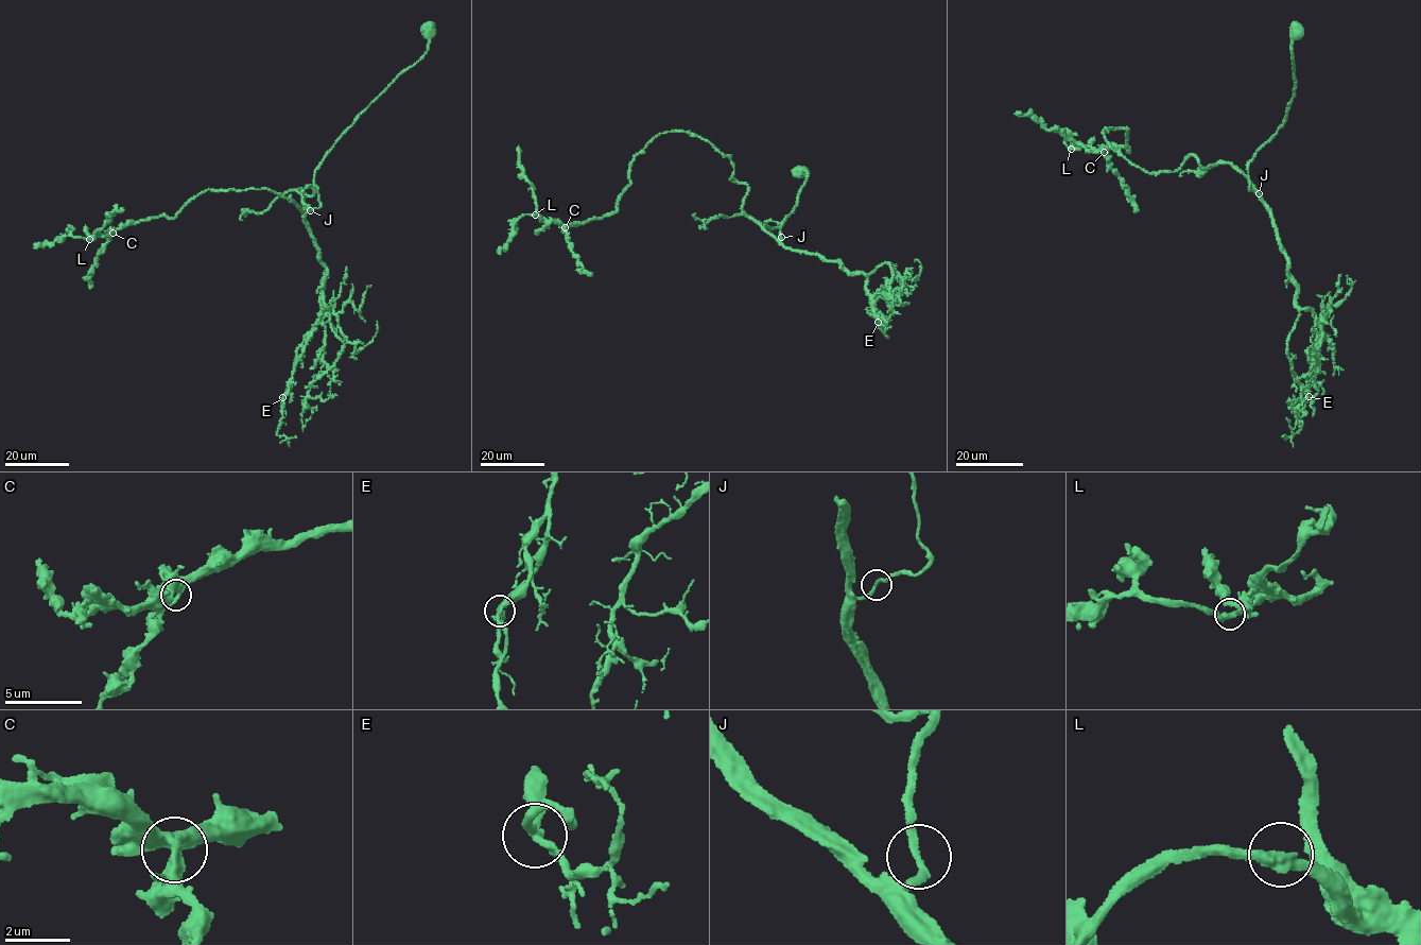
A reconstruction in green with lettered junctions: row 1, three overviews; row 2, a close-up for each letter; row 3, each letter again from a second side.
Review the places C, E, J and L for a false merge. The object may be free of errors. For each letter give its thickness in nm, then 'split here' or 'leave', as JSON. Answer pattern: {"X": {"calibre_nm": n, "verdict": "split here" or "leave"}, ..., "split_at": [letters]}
{"C": {"calibre_nm": 360, "verdict": "leave"}, "E": {"calibre_nm": 240, "verdict": "leave"}, "J": {"calibre_nm": 200, "verdict": "leave"}, "L": {"calibre_nm": 320, "verdict": "leave"}, "split_at": []}

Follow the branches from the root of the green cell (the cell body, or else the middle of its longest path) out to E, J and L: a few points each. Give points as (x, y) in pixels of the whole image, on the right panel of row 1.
E: (1297, 32), (1294, 96), (1247, 172), (1288, 263), (1296, 306), (1311, 310), (1320, 327), (1309, 396)
J: (1297, 32), (1293, 39), (1294, 96), (1282, 124), (1248, 166), (1249, 189), (1259, 193)
L: (1297, 32), (1259, 195), (1192, 155), (1145, 172), (1102, 132), (1127, 127), (1128, 152), (1071, 149)

